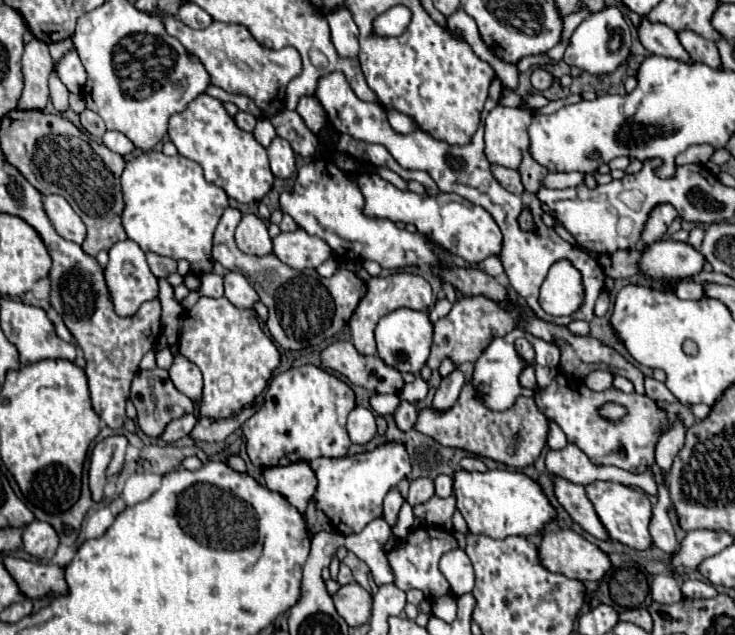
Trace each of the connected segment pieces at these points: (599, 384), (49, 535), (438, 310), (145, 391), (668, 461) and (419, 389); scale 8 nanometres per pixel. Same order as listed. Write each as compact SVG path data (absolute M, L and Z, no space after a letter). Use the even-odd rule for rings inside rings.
M594 371L590 377L586 377L586 387L592 391L606 391L612 387L612 373L606 371Z
M32 521L24 527L24 549L42 559L42 561L50 561L58 549L58 535L54 531L54 527L46 521Z
M440 299L440 301L436 301L436 305L434 305L434 309L430 311L430 321L432 323L436 323L438 319L442 319L444 315L448 315L448 311L452 309L452 303L448 301L448 299Z
M154 367L150 371L138 371L138 375L132 381L132 395L130 395L136 411L138 411L138 427L148 435L148 437L160 437L162 429L174 419L182 417L186 413L194 411L194 403L182 395L174 383L168 377L168 371Z
M674 423L672 429L666 431L660 437L658 445L656 445L656 463L658 463L660 471L662 471L664 485L668 485L668 481L666 481L668 469L672 467L672 461L678 455L678 451L682 449L682 445L684 445L684 427L682 427L682 423Z
M416 375L416 379L414 379L412 383L404 385L404 389L400 391L400 399L402 399L402 401L416 403L416 401L422 401L422 399L426 397L426 393L428 393L426 381L424 381L420 375Z

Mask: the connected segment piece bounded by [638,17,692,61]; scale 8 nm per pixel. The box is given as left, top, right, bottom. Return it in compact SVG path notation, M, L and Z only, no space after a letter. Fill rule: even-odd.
M642 17L638 25L638 39L640 43L654 55L662 57L674 57L680 61L692 61L686 49L682 49L676 31L672 31L668 25L662 23L652 23L648 17Z

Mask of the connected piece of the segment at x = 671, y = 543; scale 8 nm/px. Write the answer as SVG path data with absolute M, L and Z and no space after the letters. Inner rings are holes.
M663 484L658 485L658 501L652 509L652 523L650 523L650 533L654 537L654 545L662 549L664 553L672 555L678 549L678 541L674 537L674 529L668 517L668 507L671 506L671 500L667 488Z

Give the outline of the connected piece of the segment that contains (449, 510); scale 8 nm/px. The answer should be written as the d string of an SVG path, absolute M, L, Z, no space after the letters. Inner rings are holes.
M436 495L430 501L414 507L416 517L422 517L422 519L426 519L428 525L434 525L436 529L446 529L446 531L452 529L454 511L456 511L454 497L442 499L442 497L436 497Z

